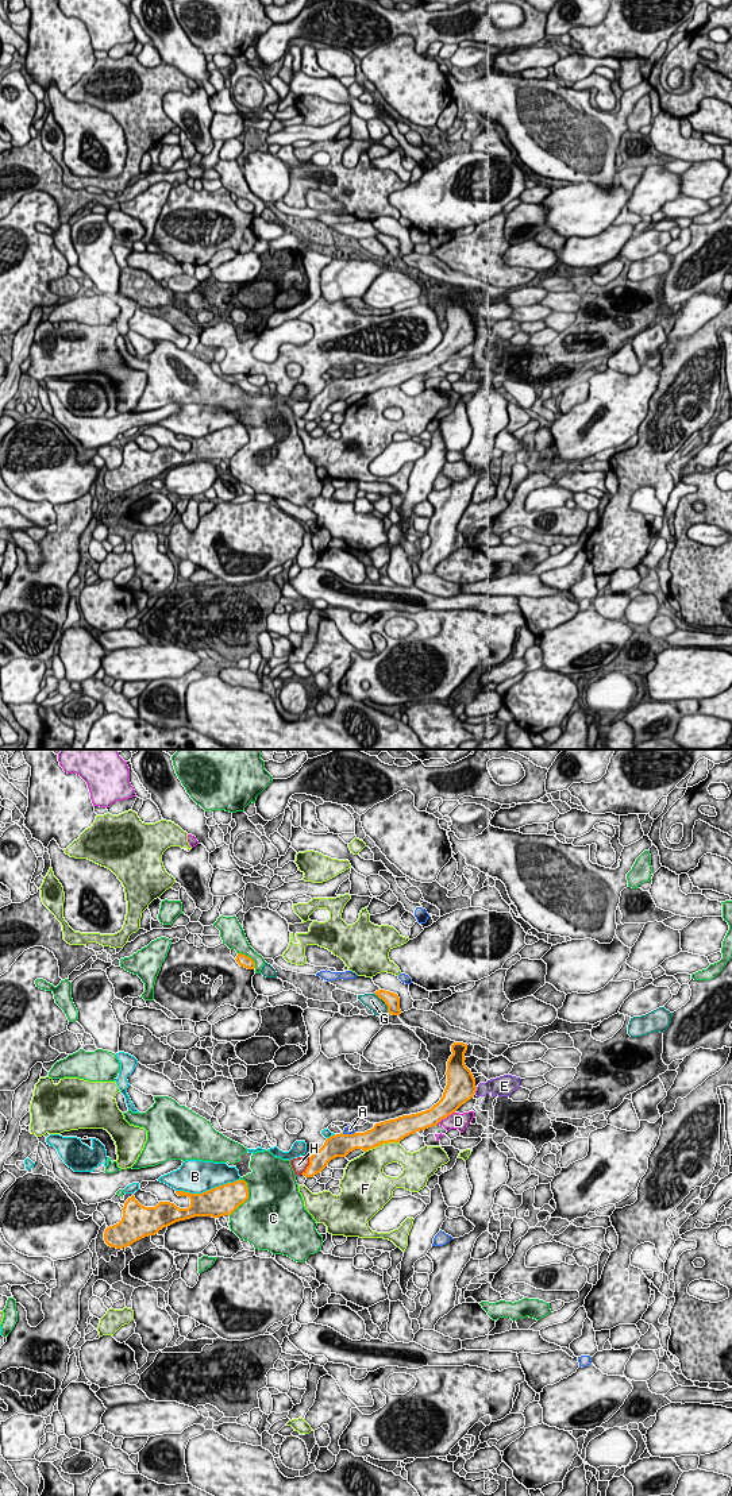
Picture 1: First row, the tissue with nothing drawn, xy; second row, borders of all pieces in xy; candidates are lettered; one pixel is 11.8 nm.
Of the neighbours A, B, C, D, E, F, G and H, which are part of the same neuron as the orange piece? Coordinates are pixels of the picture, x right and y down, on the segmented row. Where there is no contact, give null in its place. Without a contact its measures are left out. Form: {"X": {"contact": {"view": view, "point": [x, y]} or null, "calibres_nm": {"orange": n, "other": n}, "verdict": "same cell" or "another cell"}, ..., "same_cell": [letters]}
{"A": {"contact": {"view": "xy", "point": [347, 1134]}, "calibres_nm": {"orange": 280, "other": 100}, "verdict": "another cell"}, "B": {"contact": {"view": "xy", "point": [207, 1191]}, "calibres_nm": {"orange": 360, "other": 400}, "verdict": "another cell"}, "C": {"contact": {"view": "xy", "point": [247, 1198]}, "calibres_nm": {"orange": 340, "other": 500}, "verdict": "another cell"}, "D": {"contact": {"view": "xy", "point": [445, 1117]}, "calibres_nm": {"orange": 260, "other": 190}, "verdict": "another cell"}, "E": {"contact": {"view": "xy", "point": [476, 1090]}, "calibres_nm": {"orange": 360, "other": 190}, "verdict": "another cell"}, "F": {"contact": {"view": "xy", "point": [381, 1144]}, "calibres_nm": {"orange": 280, "other": 300}, "verdict": "another cell"}, "G": {"contact": {"view": "xy", "point": [385, 1003]}, "calibres_nm": {"orange": 180, "other": 180}, "verdict": "same cell"}, "H": {"contact": {"view": "xy", "point": [308, 1165]}, "calibres_nm": {"orange": 220, "other": 170}, "verdict": "another cell"}, "same_cell": ["G"]}

